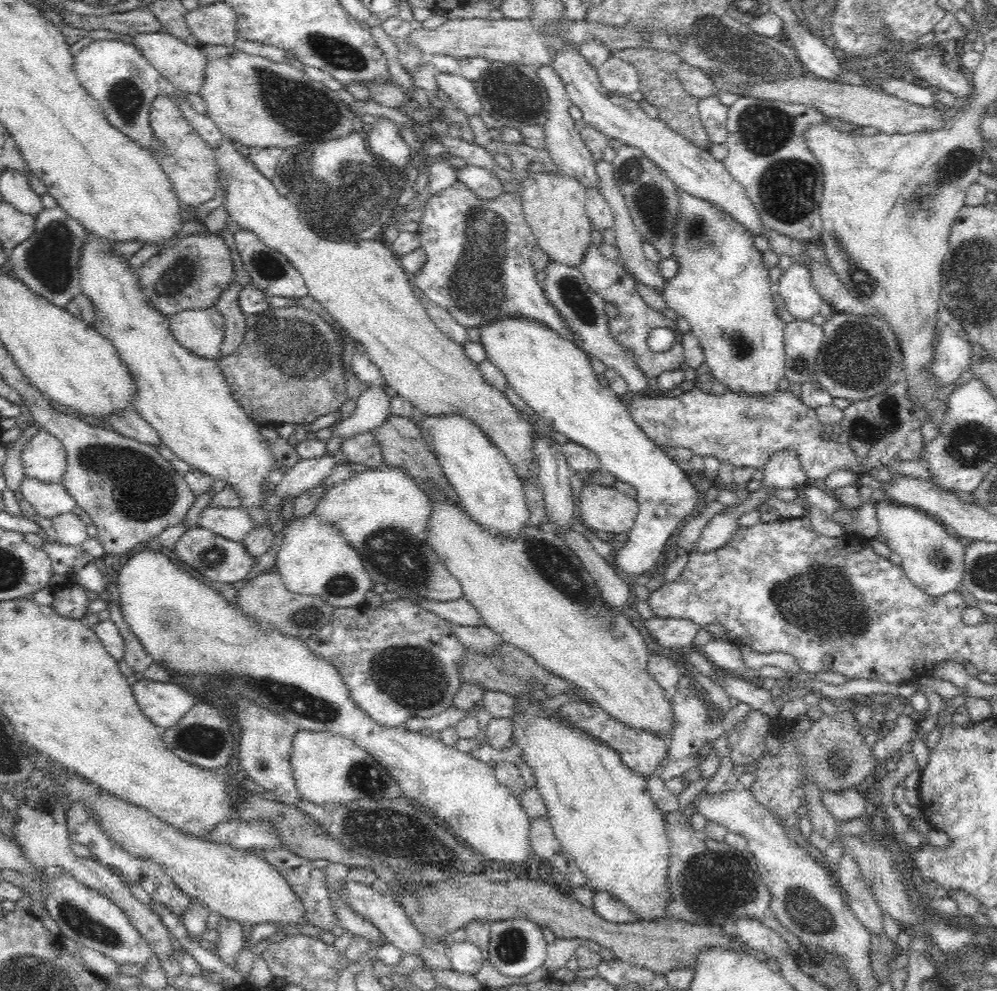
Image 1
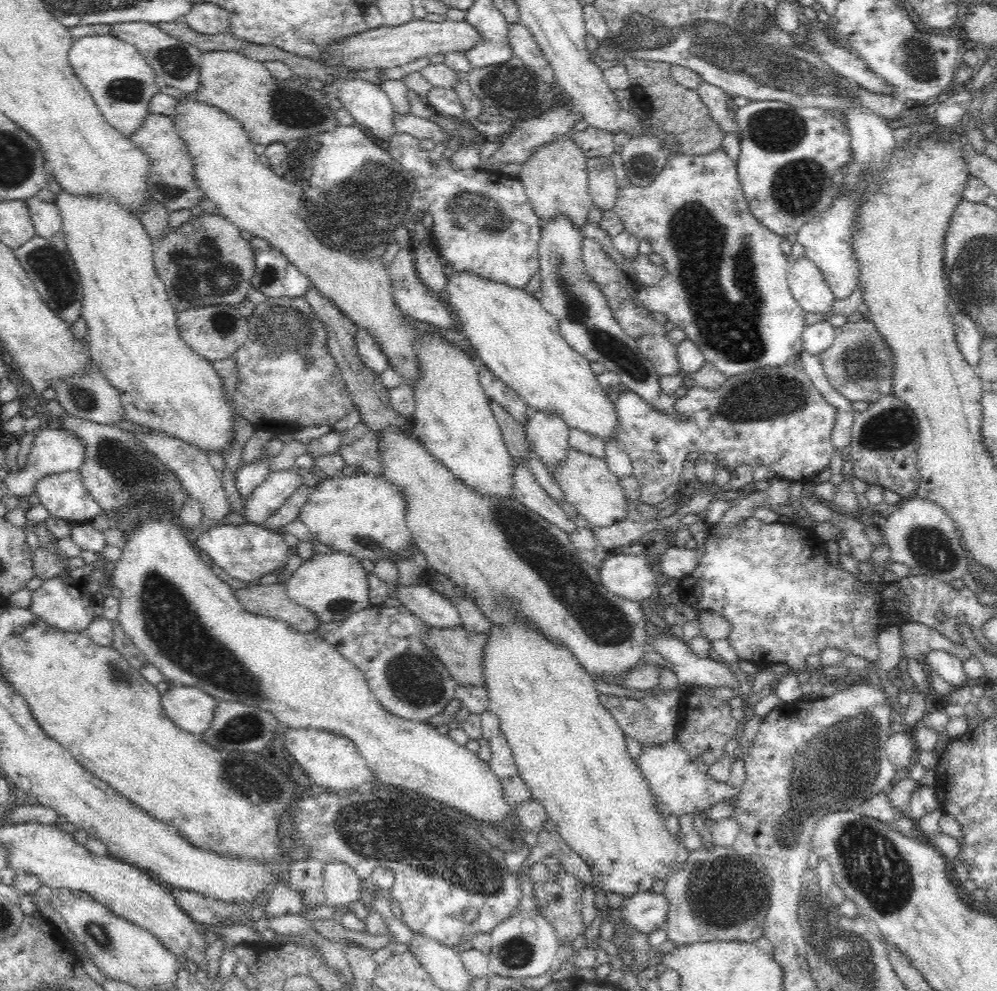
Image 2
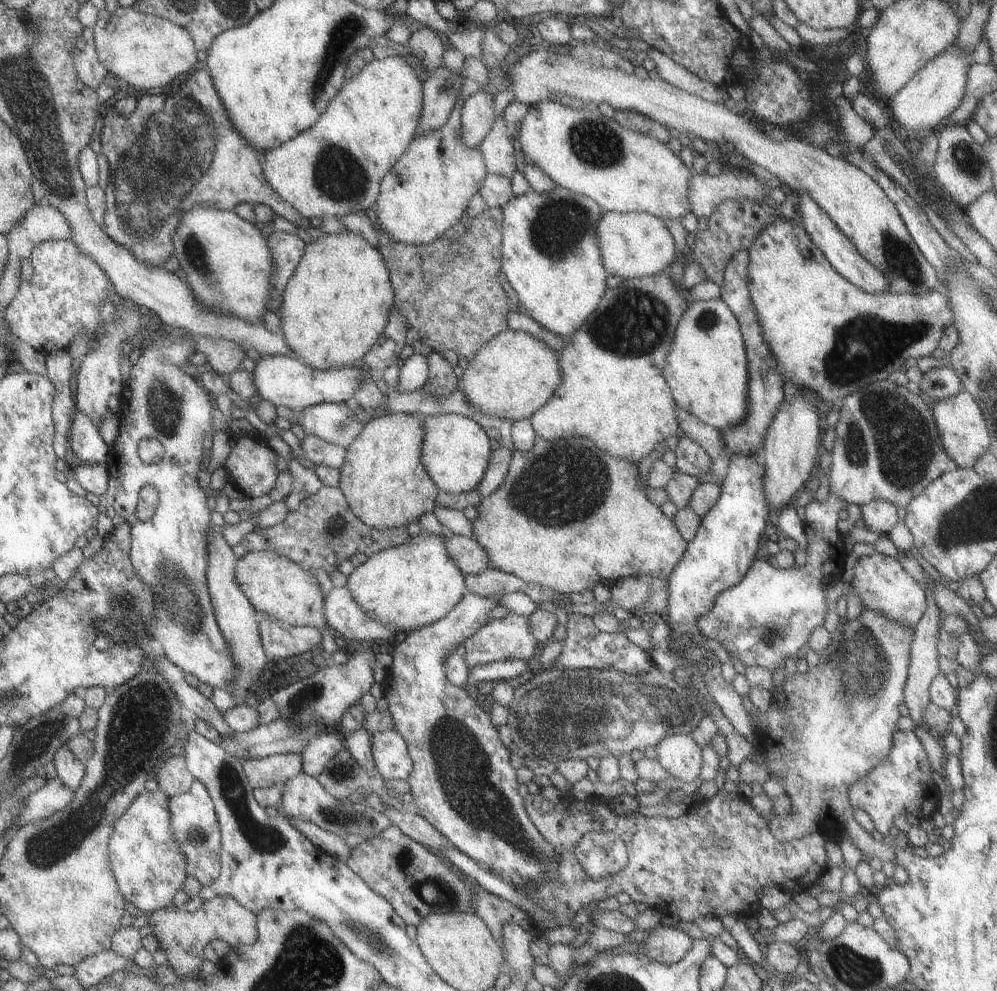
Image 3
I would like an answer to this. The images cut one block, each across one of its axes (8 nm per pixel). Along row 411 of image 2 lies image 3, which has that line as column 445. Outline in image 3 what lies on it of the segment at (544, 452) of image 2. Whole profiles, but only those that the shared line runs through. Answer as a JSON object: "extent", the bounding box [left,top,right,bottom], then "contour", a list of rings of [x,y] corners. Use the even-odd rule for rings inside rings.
{"extent":[445,532,489,575],"contour":[[[445,532],[445,554],[451,558],[457,570],[464,575],[479,574],[489,567],[485,550],[470,536]]]}

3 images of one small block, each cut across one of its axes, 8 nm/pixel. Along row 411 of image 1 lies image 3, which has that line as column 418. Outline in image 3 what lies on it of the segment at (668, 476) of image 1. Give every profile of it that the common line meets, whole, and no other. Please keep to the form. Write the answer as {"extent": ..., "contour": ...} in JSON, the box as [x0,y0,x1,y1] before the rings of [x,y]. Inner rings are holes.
{"extent":[345,532,464,634],"contour":[[[417,532],[408,536],[399,546],[380,550],[346,577],[345,588],[351,593],[355,604],[368,614],[371,620],[395,628],[395,632],[406,634],[437,622],[449,612],[464,595],[464,574],[457,570],[451,558],[445,554],[443,535]]]}

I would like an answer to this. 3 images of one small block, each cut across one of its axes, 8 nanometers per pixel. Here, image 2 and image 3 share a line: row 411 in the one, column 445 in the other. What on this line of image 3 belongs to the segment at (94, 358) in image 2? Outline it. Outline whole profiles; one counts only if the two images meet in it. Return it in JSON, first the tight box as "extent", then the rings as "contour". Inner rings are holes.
{"extent":[371,108,486,245],"contour":[[[452,108],[443,126],[437,130],[429,130],[421,136],[414,136],[403,150],[403,154],[393,162],[393,166],[380,180],[377,198],[371,206],[375,208],[372,213],[375,214],[375,222],[379,224],[379,230],[383,230],[383,234],[393,238],[395,242],[416,245],[435,242],[454,222],[460,220],[467,208],[467,201],[478,192],[486,175],[481,152],[479,147],[467,148],[460,137],[459,126],[459,108]]]}

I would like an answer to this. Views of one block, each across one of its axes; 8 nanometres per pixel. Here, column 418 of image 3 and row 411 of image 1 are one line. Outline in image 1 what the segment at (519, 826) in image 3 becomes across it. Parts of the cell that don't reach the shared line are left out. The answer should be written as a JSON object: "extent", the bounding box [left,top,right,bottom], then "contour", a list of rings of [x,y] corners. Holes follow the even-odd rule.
{"extent":[625,386,862,480],"contour":[[[695,386],[690,391],[684,391],[679,397],[646,397],[639,394],[629,395],[625,402],[628,413],[638,428],[644,431],[650,441],[666,452],[673,453],[675,448],[687,448],[693,456],[702,458],[714,456],[721,463],[728,462],[734,469],[752,467],[764,470],[772,456],[780,451],[790,450],[796,453],[796,459],[800,461],[800,466],[808,479],[824,480],[830,473],[844,469],[857,474],[862,473],[862,467],[859,466],[852,450],[842,447],[835,437],[829,441],[822,438],[825,429],[819,421],[817,412],[803,403],[795,386],[784,390],[776,389],[770,394],[748,394],[732,392],[729,389],[724,394],[706,394]]]}

